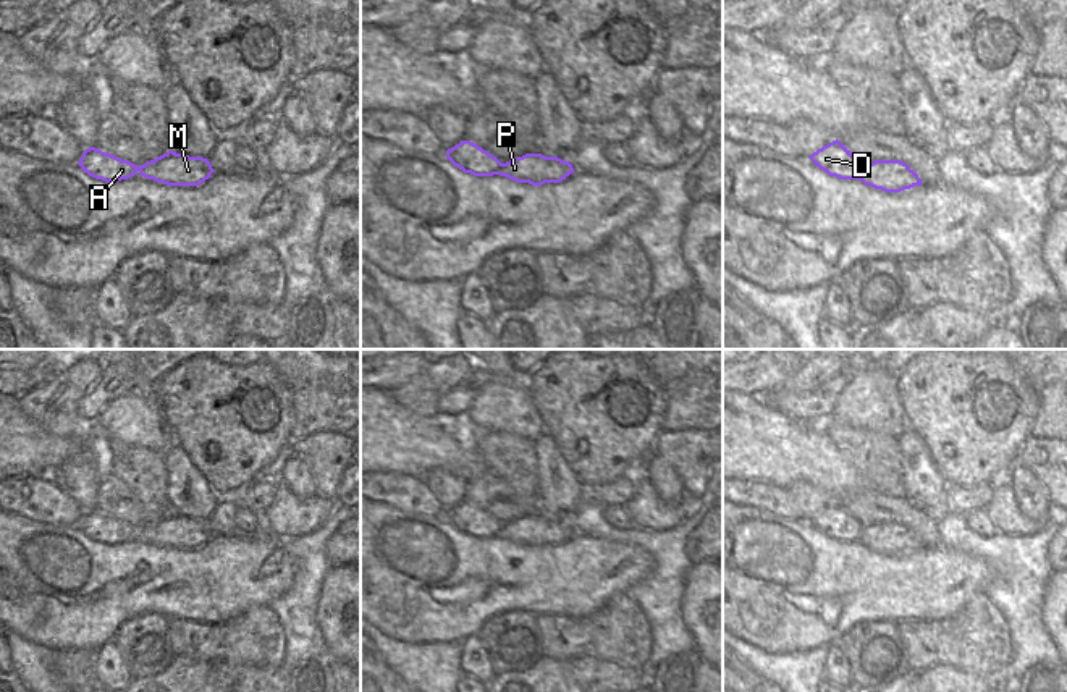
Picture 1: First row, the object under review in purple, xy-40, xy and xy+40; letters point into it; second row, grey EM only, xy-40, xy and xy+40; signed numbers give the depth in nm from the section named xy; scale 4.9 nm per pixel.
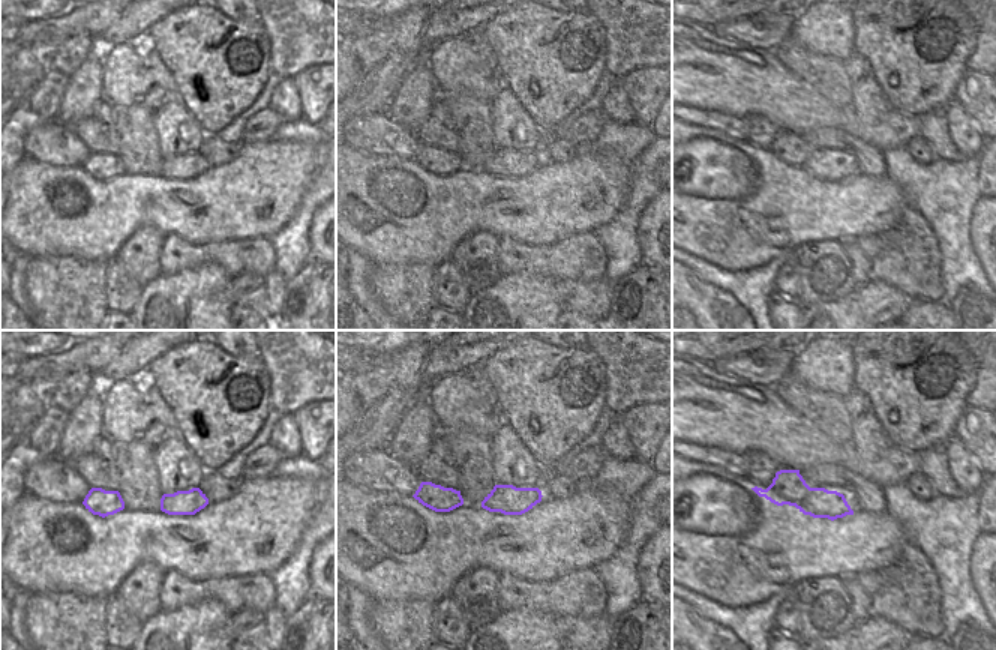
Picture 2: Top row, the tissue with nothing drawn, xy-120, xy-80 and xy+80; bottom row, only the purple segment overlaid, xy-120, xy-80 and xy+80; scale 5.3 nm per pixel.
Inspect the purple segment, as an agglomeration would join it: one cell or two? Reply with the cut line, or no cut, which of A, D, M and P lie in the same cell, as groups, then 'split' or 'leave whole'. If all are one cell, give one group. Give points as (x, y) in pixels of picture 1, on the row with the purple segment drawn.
cut xy+40 (864, 164), (859, 178); groups A D / M P; split

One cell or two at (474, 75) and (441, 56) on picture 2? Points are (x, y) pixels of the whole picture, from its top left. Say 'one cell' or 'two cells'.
one cell

